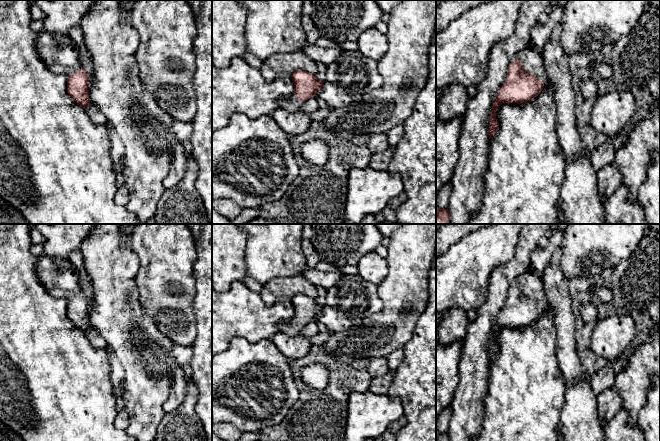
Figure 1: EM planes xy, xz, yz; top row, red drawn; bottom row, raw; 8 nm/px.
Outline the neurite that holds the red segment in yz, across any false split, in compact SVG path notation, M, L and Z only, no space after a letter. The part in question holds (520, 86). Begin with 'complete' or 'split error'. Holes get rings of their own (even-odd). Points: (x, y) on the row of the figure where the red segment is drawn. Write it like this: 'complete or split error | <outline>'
split error | M529 45L518 54L509 66L506 80L498 90L492 106L489 124L489 138L498 130L496 112L502 103L526 103L536 97L548 80L543 56L537 47Z

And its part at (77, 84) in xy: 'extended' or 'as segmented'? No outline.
extended

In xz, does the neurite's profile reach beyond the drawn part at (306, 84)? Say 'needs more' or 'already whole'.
needs more

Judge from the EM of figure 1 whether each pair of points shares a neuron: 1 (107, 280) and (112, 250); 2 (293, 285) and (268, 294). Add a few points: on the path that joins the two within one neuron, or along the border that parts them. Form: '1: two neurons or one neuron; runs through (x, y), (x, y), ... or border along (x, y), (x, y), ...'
1: one neuron; runs through (110, 273), (110, 257)
2: one neuron; runs through (287, 287), (274, 290)

